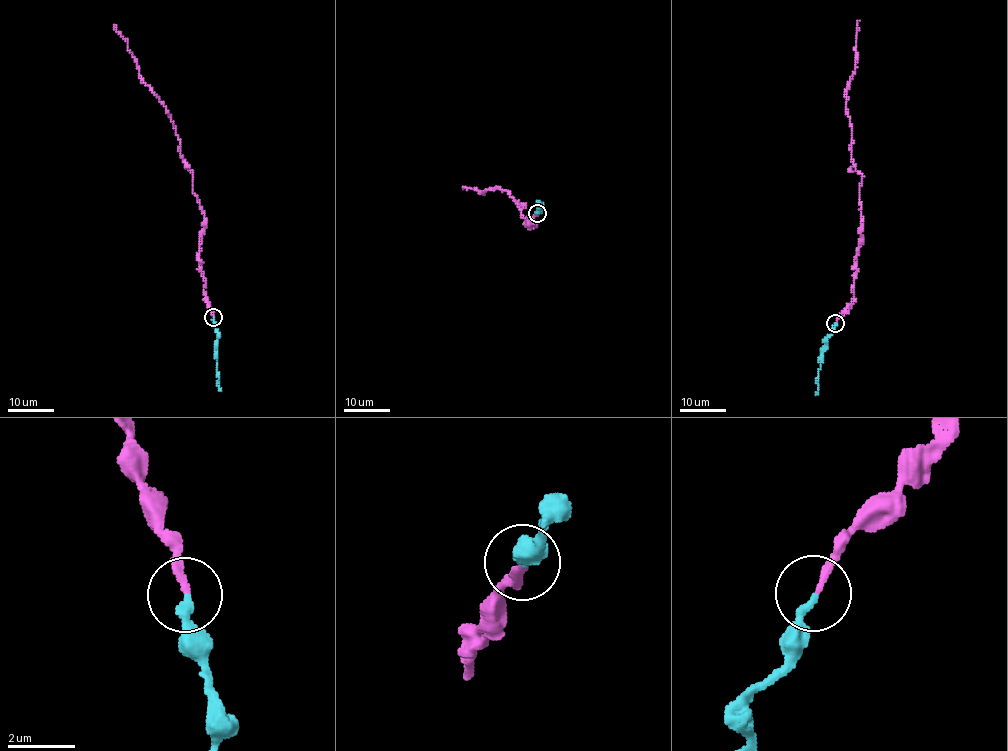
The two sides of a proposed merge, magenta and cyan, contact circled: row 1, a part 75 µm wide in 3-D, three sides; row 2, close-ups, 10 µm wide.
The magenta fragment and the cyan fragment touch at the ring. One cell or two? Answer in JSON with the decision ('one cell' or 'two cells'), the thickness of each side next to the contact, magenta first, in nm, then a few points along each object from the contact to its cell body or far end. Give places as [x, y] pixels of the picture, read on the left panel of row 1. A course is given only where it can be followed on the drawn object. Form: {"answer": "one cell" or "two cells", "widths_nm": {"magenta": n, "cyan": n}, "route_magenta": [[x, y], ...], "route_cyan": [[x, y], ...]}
{"answer": "two cells", "widths_nm": {"magenta": 200, "cyan": 260}, "route_magenta": [[213, 318], [198, 256], [205, 216], [192, 173], [174, 122], [115, 25]], "route_cyan": [[213, 318], [220, 390]]}

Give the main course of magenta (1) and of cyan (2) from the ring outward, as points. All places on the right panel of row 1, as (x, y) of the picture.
1: (836, 323), (853, 299), (861, 237), (863, 176), (852, 159), (845, 105), (859, 21)
2: (835, 323), (822, 353), (816, 394)

